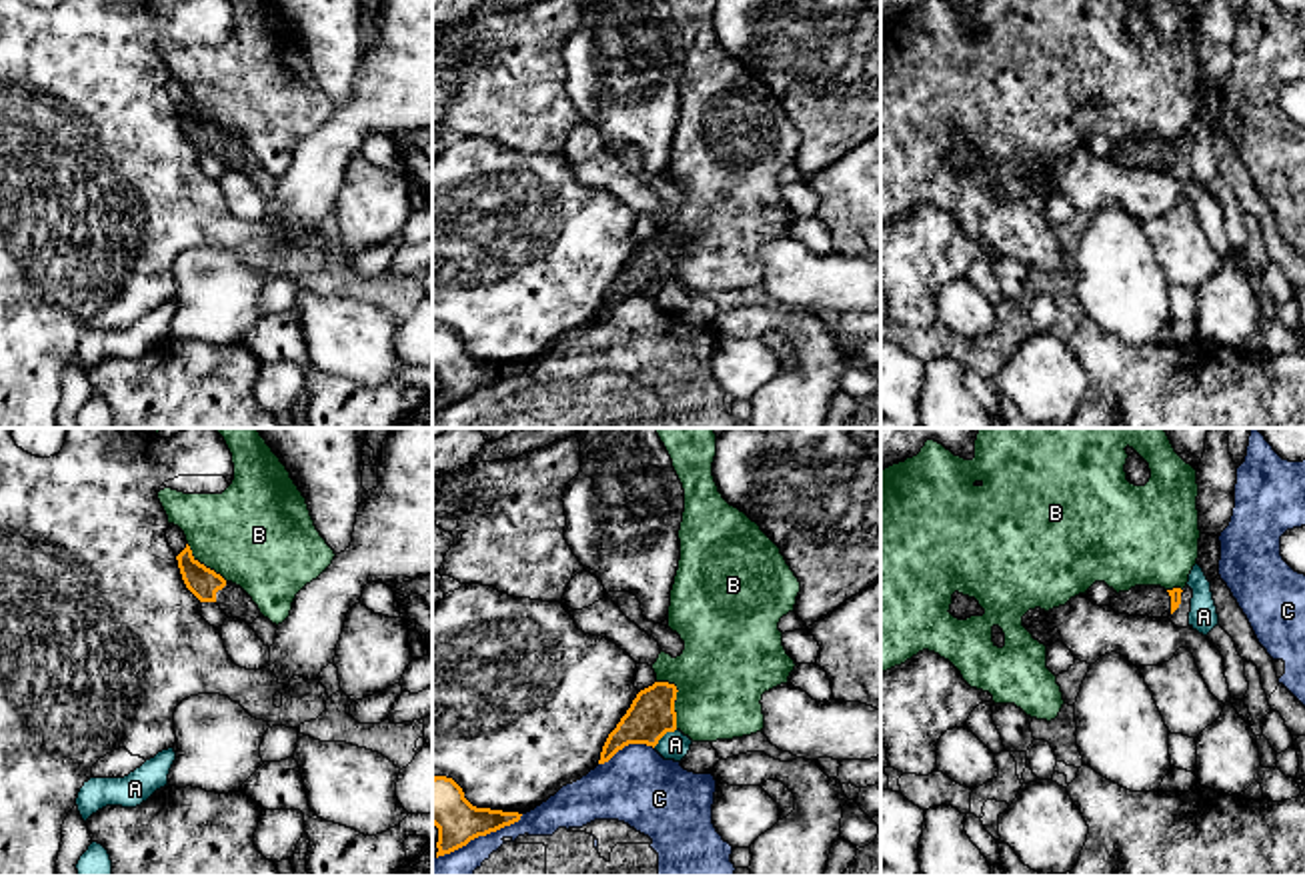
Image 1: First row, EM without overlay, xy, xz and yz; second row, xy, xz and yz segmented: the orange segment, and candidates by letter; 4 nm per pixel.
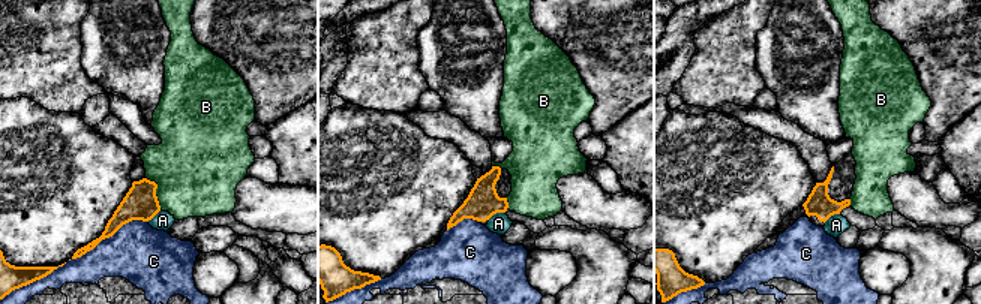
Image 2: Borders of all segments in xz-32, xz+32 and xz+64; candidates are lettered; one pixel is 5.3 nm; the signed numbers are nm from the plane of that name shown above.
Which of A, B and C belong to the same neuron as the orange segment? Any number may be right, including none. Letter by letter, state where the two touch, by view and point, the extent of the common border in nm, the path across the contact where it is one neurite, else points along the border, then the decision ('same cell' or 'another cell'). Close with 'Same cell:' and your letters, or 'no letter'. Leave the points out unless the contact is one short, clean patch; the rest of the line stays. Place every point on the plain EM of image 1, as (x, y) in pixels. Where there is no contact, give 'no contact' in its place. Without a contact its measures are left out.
A: contact xz (663, 286); length 120 nm; border xz (675, 280), (653, 298); another cell
B: contact xy (203, 116); length 220 nm; another cell
C: contact xz (479, 386); length 400 nm; another cell
Same cell: no letter

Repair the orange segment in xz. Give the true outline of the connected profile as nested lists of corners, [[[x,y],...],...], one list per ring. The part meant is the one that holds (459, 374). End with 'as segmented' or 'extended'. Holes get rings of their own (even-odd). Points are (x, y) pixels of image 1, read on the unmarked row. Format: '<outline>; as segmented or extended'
[[[432,330],[432,376],[438,380],[436,410],[466,398],[478,388],[510,378],[520,368],[518,364],[476,360],[452,330]]]; as segmented

